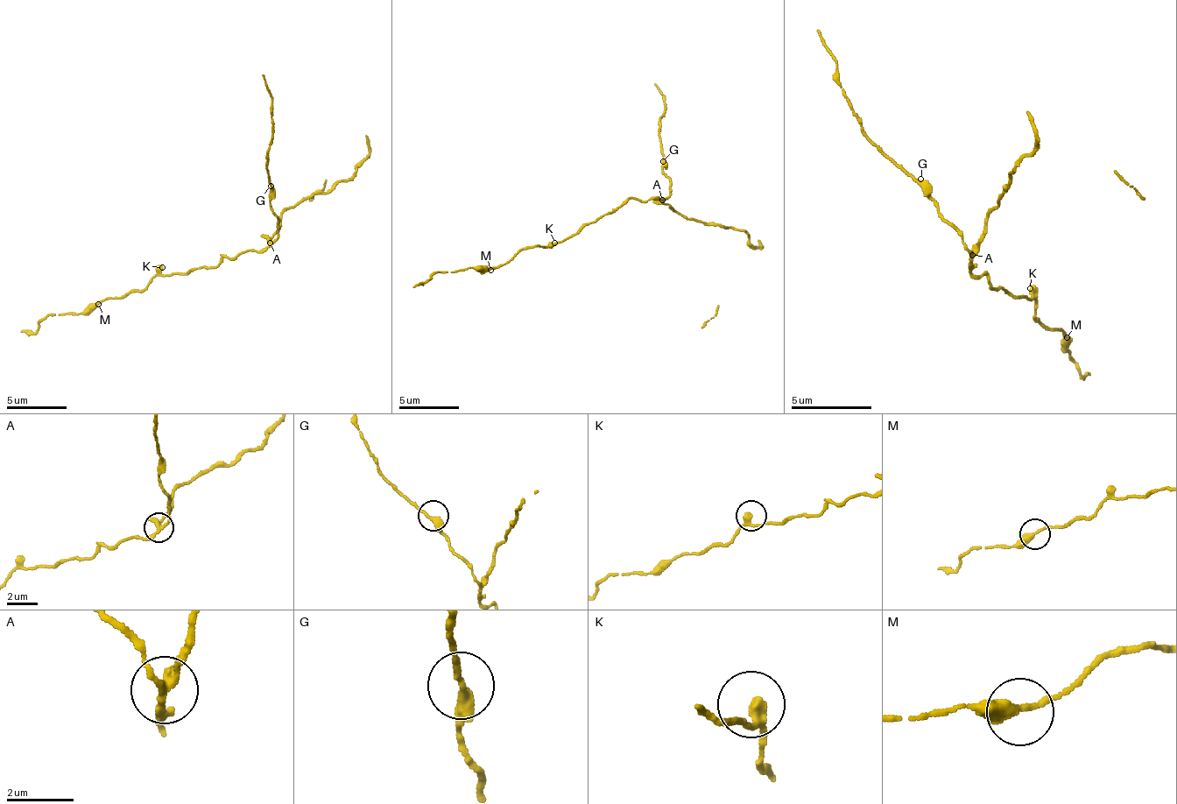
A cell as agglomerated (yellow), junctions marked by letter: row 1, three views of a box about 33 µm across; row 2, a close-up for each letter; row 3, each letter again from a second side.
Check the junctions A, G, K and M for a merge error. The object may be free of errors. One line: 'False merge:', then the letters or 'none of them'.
False merge: A

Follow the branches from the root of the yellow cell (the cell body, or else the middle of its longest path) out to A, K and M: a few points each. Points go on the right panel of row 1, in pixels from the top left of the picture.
A: (969, 268), (973, 268), (973, 256)
K: (969, 268), (977, 276), (985, 276), (994, 288), (1005, 288), (1014, 297), (1030, 297), (1030, 288)
M: (969, 268), (985, 276), (994, 288), (1030, 297), (1034, 317), (1067, 337)

